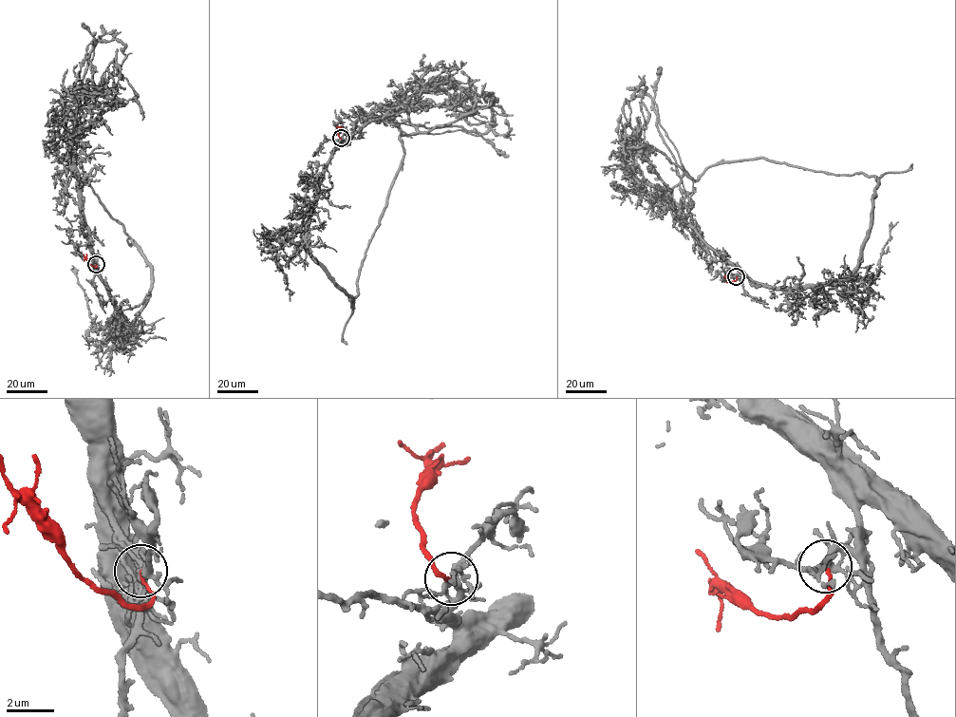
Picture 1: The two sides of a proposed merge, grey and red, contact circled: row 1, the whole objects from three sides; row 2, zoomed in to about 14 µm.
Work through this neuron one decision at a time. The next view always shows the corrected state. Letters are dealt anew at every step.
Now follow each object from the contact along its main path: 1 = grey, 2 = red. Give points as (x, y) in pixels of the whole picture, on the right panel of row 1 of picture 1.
1: (736, 277), (740, 271), (754, 281), (790, 287), (852, 274), (868, 236), (878, 181), (861, 173), (820, 171)
2: (736, 277), (731, 281), (724, 277)

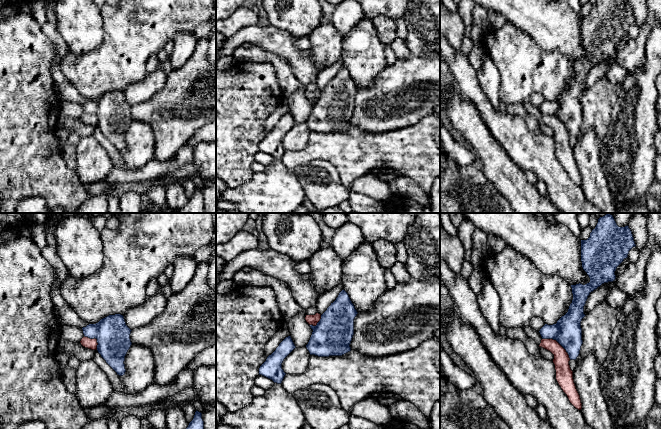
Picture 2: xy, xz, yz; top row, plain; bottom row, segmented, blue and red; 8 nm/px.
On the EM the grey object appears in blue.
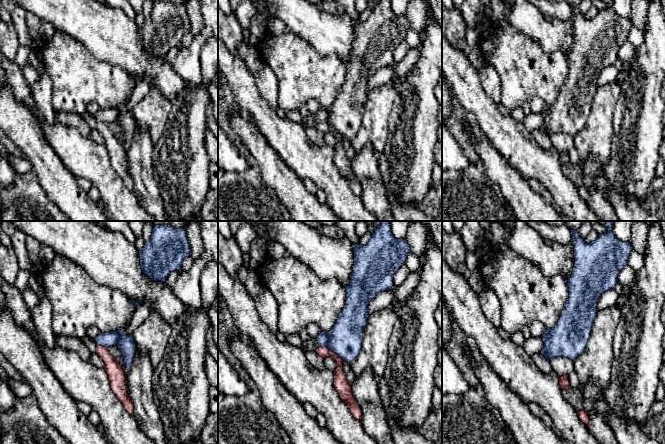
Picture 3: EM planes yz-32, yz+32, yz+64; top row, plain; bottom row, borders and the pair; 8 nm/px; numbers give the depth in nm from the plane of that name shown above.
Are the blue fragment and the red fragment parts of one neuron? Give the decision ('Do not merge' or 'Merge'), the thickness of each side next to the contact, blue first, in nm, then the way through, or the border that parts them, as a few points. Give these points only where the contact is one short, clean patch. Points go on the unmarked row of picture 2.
Do not merge. Thickness 220 nm (blue) against 130 nm. Boundary: yz (542, 114), (554, 115), (565, 126), (570, 135)

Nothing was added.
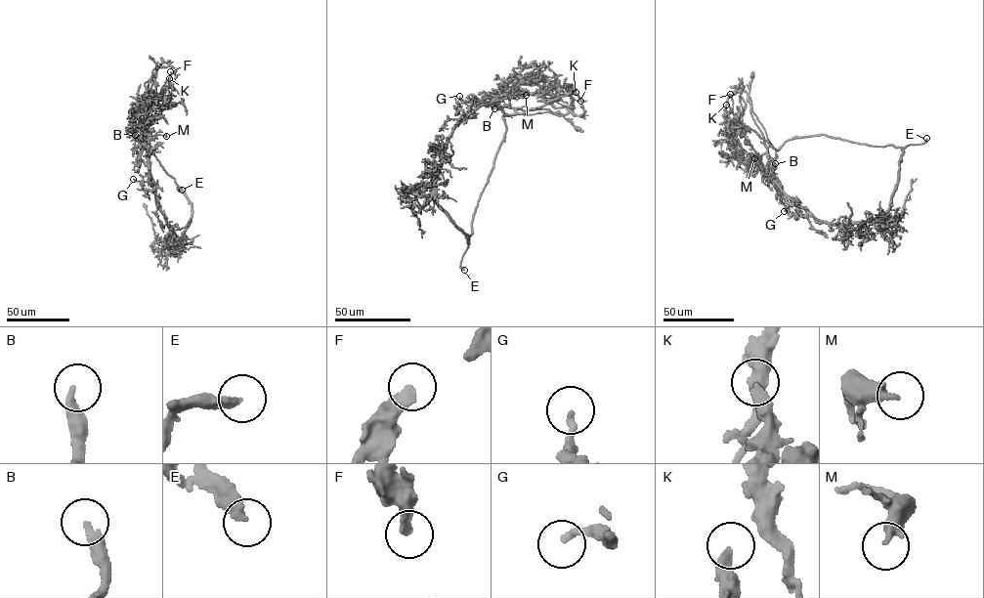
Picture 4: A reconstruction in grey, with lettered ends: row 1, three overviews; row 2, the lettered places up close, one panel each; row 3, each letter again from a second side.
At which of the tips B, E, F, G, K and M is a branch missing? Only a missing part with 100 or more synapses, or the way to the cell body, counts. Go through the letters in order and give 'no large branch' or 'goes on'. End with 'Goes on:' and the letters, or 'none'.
B: no large branch
E: goes on
F: no large branch
G: no large branch
K: no large branch
M: no large branch
Goes on: E

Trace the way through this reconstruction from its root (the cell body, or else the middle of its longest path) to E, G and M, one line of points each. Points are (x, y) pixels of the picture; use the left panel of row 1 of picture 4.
E: (153, 189), (160, 210), (179, 240), (192, 213), (191, 202), (185, 192), (177, 188), (182, 190)
G: (153, 189), (147, 181), (133, 179)
M: (153, 189), (144, 138), (150, 134), (166, 136)

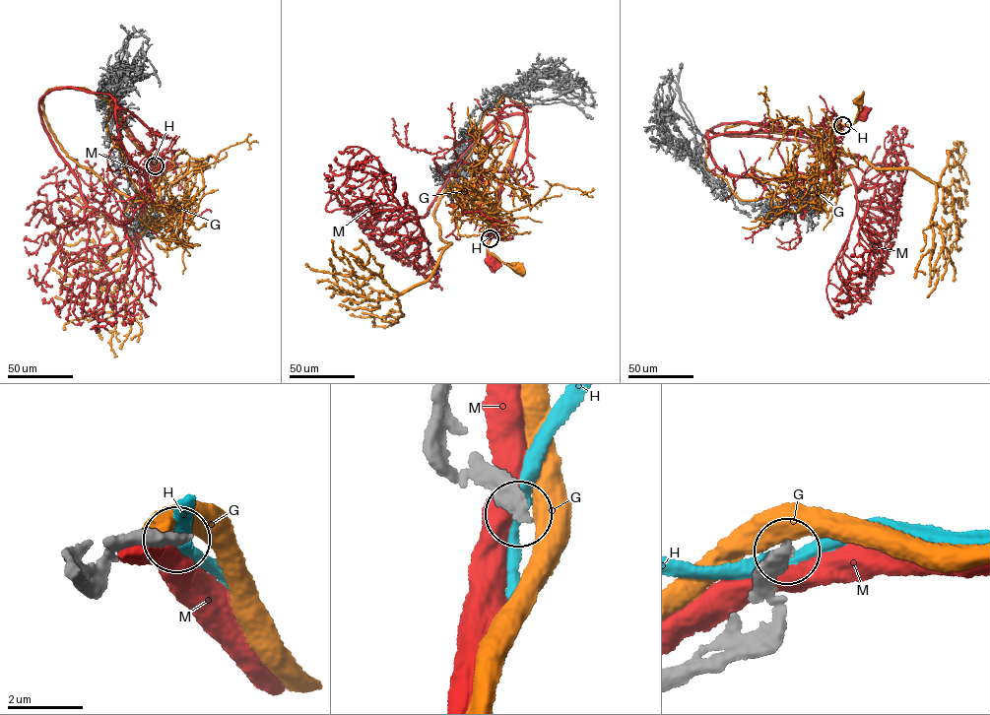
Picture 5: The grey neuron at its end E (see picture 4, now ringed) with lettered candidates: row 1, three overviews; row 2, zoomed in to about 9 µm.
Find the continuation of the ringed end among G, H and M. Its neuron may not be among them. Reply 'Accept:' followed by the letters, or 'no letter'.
Accept: no letter

